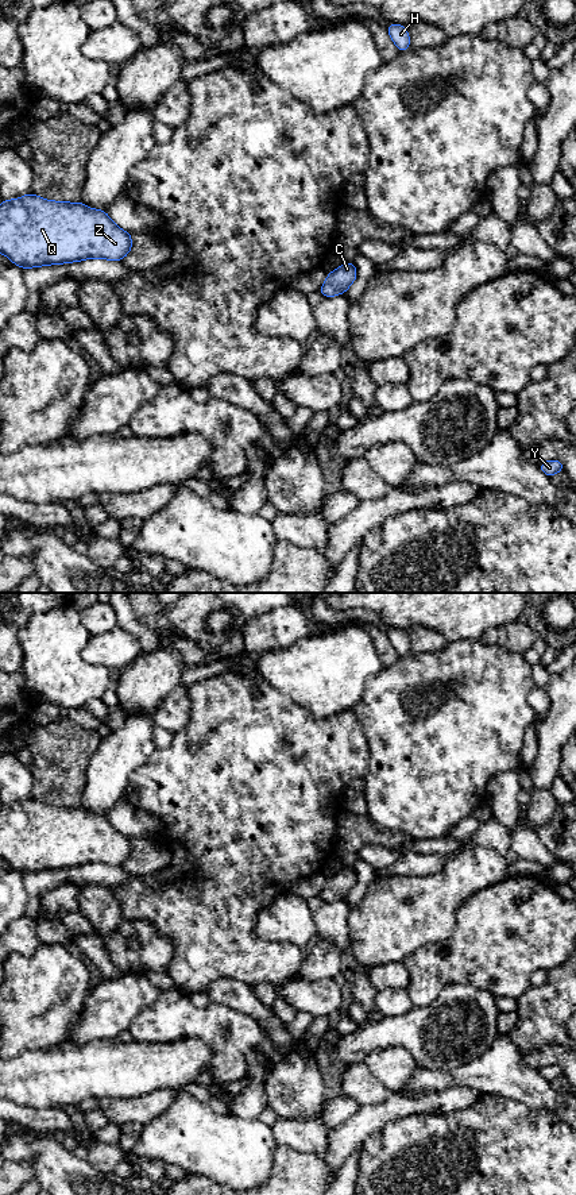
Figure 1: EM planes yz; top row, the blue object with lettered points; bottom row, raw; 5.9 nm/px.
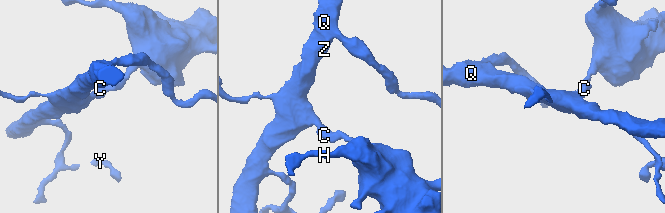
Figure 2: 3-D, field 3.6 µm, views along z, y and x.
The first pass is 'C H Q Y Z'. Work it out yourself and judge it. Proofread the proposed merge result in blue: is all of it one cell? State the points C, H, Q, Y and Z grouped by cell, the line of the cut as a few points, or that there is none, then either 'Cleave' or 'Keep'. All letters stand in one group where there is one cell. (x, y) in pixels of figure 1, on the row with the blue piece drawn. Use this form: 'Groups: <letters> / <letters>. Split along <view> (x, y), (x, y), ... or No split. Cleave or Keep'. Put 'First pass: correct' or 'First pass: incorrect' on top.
First pass: correct
Groups: C H Q Y Z. No split. Keep

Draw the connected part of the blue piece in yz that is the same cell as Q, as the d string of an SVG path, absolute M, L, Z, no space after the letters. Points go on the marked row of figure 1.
M28 193L0 204L0 254L22 269L80 262L89 258L123 261L132 248L131 234L119 228L105 211L92 209L78 203L51 201Z

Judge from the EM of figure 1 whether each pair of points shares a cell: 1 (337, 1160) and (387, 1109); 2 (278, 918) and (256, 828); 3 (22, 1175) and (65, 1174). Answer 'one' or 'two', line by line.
1: one
2: two
3: two

